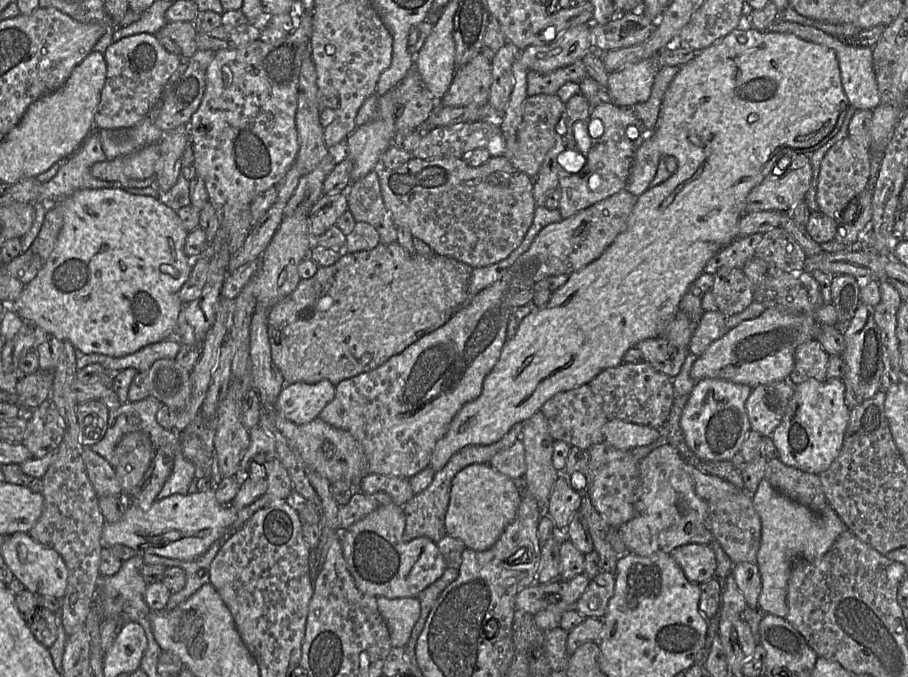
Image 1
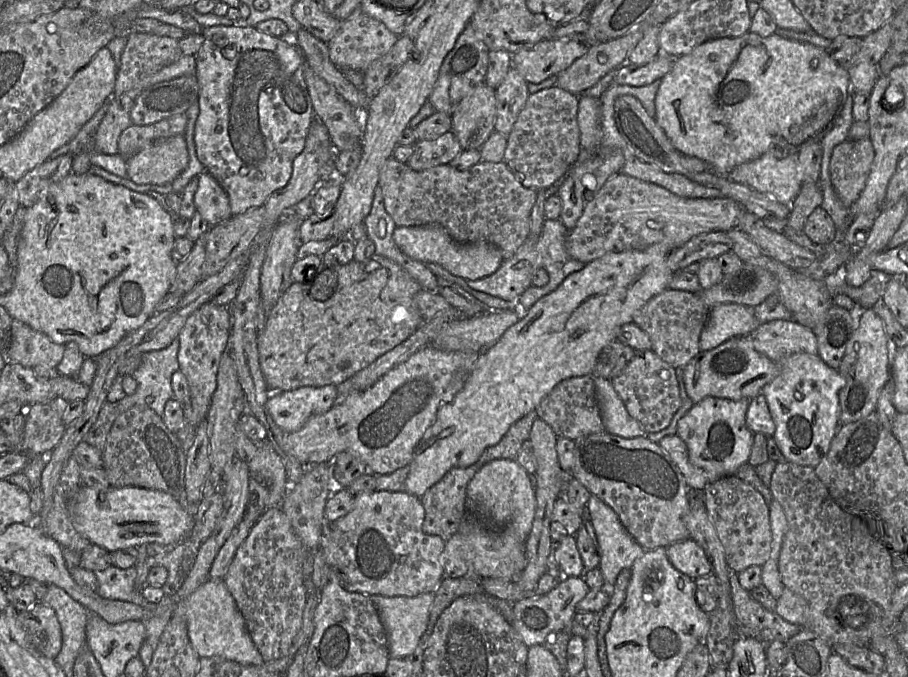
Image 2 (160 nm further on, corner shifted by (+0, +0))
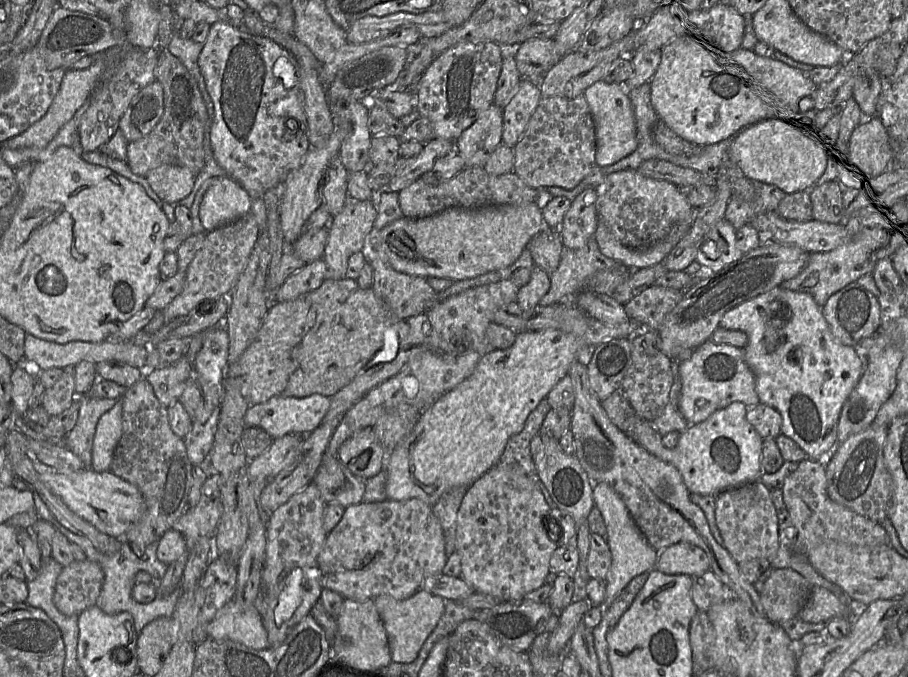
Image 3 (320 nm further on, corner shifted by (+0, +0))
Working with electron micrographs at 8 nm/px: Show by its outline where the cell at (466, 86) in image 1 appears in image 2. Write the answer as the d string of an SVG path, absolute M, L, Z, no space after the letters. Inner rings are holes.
M485 82L475 87L455 107L452 131L463 150L478 149L495 131L495 90Z

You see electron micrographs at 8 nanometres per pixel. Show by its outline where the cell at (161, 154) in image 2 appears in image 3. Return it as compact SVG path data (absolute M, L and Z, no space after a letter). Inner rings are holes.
M164 164L150 170L145 179L163 202L172 204L188 197L196 177L189 168Z

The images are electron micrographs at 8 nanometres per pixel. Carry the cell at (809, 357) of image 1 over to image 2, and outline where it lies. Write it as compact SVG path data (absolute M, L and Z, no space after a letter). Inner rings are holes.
M793 320L761 324L748 336L756 351L777 364L795 353L818 355L814 331Z

